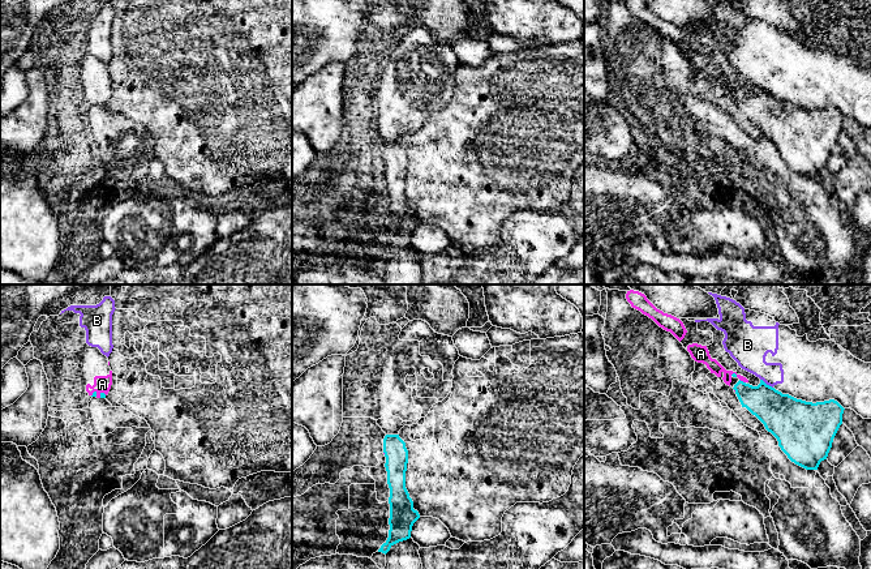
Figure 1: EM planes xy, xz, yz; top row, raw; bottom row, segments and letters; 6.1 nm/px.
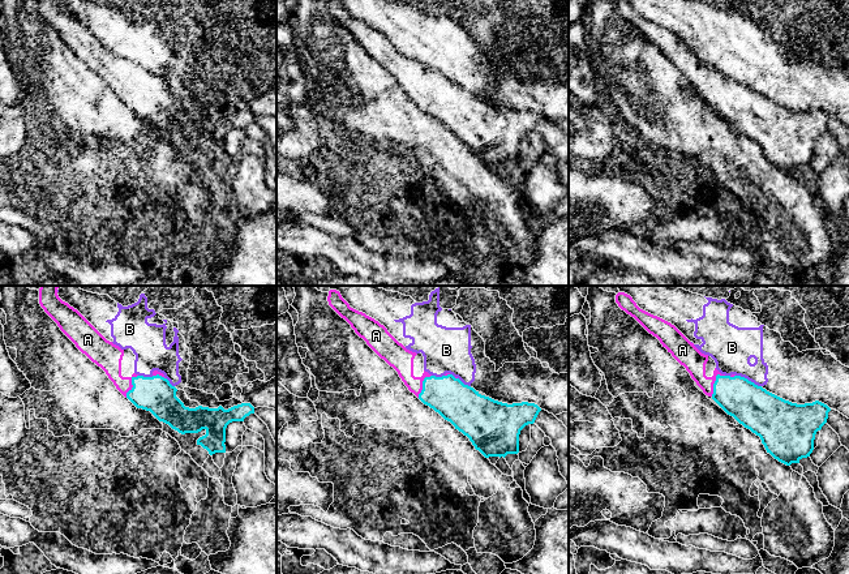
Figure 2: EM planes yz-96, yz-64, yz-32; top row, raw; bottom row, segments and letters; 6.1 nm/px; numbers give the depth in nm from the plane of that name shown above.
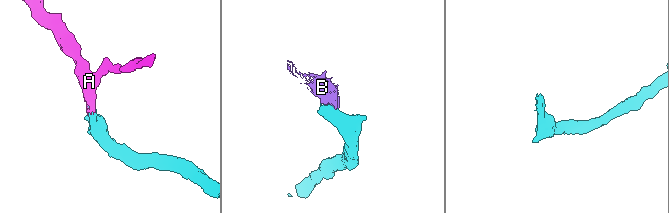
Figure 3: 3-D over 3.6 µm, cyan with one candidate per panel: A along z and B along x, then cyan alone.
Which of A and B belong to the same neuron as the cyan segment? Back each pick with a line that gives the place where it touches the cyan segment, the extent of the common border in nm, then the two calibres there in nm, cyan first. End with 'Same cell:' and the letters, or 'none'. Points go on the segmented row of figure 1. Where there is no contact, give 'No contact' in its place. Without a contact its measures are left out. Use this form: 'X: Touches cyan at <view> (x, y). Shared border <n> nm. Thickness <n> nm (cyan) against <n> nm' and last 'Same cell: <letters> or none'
A: Touches cyan at yz (742, 381). Shared border 50 nm. Thickness 220 nm (cyan) against 80 nm
Same cell: A

